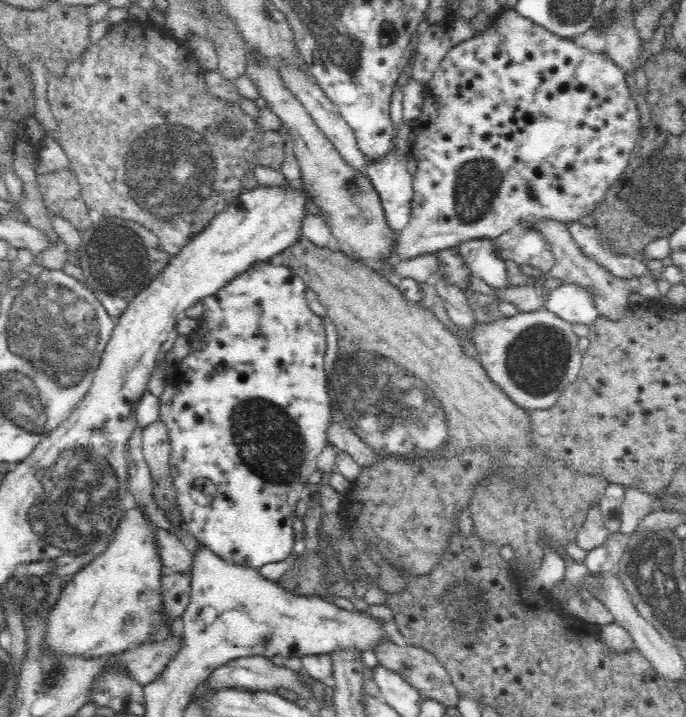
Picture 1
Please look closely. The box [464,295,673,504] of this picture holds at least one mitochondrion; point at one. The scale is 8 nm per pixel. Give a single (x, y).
(537, 360)

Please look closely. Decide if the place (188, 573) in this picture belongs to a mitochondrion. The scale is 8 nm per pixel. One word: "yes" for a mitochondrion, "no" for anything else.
no

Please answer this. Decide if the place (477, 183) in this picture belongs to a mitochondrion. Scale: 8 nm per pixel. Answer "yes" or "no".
yes

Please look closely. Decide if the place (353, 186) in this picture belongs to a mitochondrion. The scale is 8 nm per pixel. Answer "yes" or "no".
yes

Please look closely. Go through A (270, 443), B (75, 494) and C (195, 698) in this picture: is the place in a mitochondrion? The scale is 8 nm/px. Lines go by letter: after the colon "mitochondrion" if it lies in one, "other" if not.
A: mitochondrion
B: mitochondrion
C: other

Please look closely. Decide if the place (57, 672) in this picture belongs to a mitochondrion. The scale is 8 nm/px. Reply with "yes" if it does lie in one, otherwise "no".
yes

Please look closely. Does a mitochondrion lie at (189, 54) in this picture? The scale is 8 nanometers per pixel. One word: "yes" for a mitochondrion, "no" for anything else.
no

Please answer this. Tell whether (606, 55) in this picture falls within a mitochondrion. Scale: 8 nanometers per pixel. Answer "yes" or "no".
no

